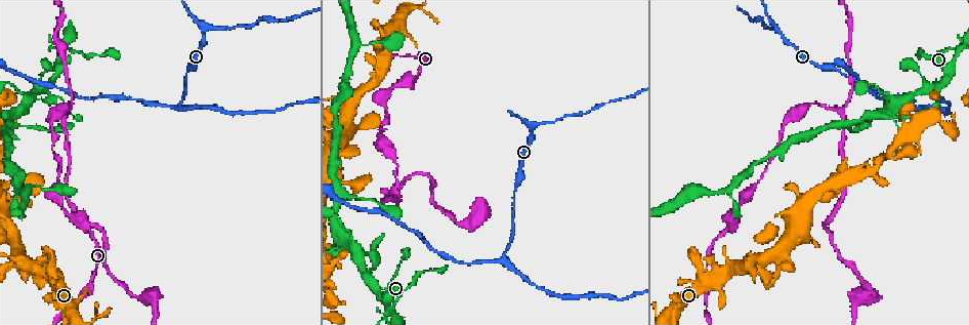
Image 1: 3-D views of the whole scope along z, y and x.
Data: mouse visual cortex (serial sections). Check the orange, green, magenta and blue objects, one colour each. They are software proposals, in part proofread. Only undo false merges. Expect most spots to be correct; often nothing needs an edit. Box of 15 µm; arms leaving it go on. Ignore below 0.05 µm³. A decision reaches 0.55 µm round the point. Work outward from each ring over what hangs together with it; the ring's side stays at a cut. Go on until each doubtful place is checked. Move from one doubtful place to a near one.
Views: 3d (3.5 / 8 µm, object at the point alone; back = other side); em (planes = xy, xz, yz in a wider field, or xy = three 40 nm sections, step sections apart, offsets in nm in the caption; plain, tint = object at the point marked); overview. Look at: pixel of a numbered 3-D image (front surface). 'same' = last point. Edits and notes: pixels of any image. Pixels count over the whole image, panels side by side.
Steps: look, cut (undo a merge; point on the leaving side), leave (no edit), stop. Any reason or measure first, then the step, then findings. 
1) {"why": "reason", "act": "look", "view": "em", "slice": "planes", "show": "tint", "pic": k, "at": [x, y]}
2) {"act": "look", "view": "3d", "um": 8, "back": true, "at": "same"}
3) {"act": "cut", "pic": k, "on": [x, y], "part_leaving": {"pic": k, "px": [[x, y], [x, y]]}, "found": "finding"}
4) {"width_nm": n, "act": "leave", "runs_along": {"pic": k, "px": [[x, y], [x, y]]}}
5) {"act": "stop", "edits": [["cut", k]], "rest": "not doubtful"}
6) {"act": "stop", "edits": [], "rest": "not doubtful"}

{"why": "sharp bend", "act": "look", "view": "3d", "um": 8, "pic": 1, "at": [502, 259]}

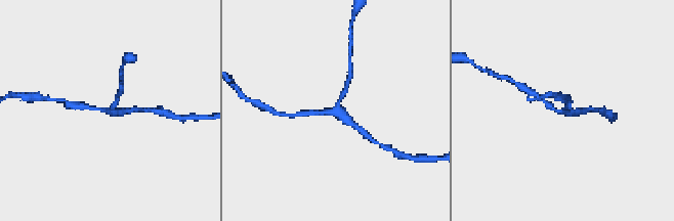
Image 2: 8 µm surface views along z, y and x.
{"act": "look", "view": "3d", "um": 3.5, "back": true, "pic": 2, "at": [563, 111]}

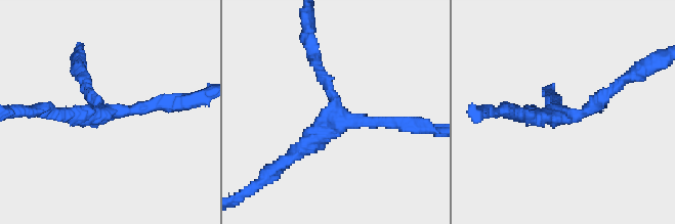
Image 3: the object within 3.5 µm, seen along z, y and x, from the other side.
{"arms": 3, "act": "leave", "runs_along": {"pic": 3, "px": [[315, 62], [346, 123], [404, 123]]}, "found": "one cell here"}

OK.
{"why": "sharp bend", "act": "look", "view": "3d", "um": 3.5, "pic": 1, "at": [383, 289]}

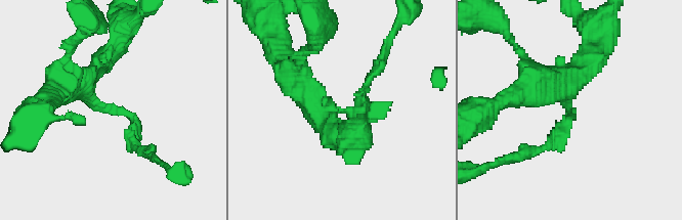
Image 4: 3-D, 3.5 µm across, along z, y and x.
{"why": "shape alone is not enough", "act": "look", "view": "em", "slice": "xy", "step": 3, "show": "tint", "pic": 4, "at": [570, 107]}

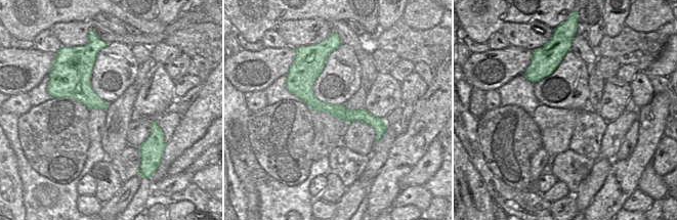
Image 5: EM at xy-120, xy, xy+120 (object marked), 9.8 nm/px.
{"act": "leave", "runs_along": {"pic": 4, "px": [[94, 73], [85, 92], [135, 120], [138, 148]]}, "found": "continuous, no second cell"}

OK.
{"why": "sharp bend", "act": "look", "view": "3d", "um": 3.5, "back": true, "pic": 1, "at": [395, 188]}

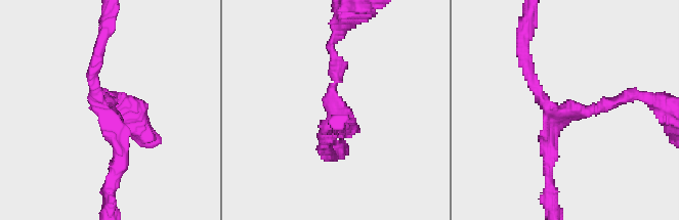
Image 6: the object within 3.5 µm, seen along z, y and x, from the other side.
{"arms": 3, "arm_widths_nm": [200, 200, 200], "act": "look", "view": "em", "slice": "xy", "step": 1, "show": "tint", "pic": 6, "at": [337, 113]}

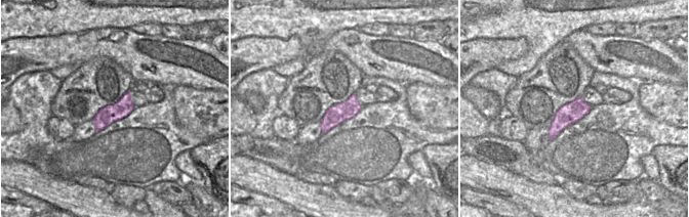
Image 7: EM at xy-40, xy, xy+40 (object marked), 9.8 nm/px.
{"why": "another direction", "act": "look", "view": "em", "slice": "planes", "show": "tint", "at": "same"}

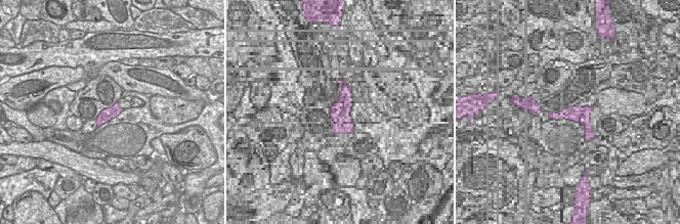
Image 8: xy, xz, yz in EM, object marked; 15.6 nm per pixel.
{"act": "leave", "runs_along": {"pic": 6, "px": [[622, 98], [561, 111], [548, 173]]}, "found": "one cell here"}

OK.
{"act": "stop", "edits": [], "rest": "not doubtful"}

